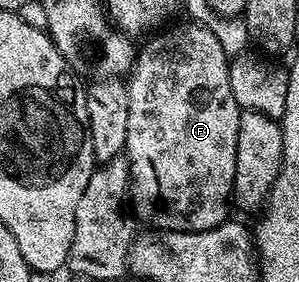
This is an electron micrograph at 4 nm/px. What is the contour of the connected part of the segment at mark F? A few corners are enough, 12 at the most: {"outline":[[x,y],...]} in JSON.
{"outline":[[184,20],[126,82],[130,206],[160,230],[229,221],[230,56]]}

